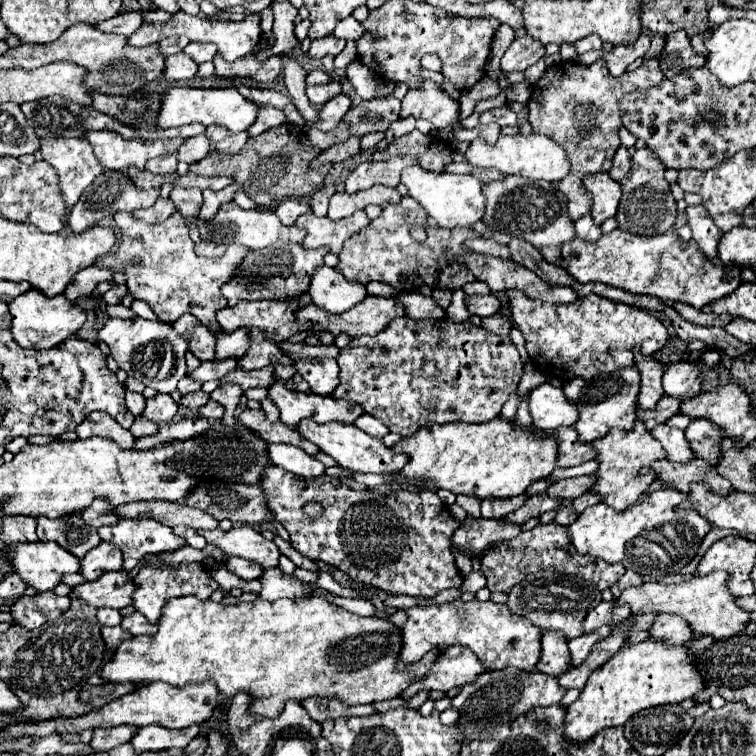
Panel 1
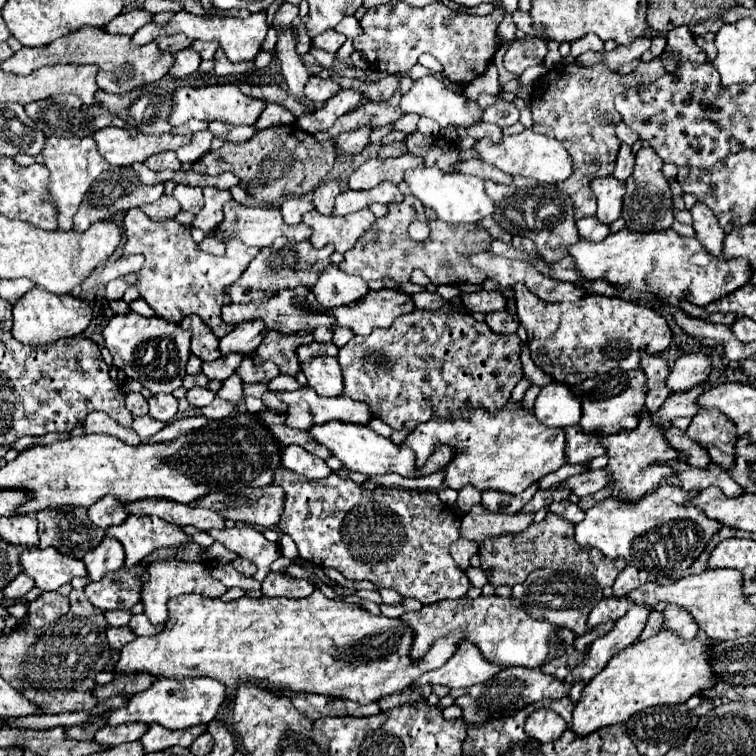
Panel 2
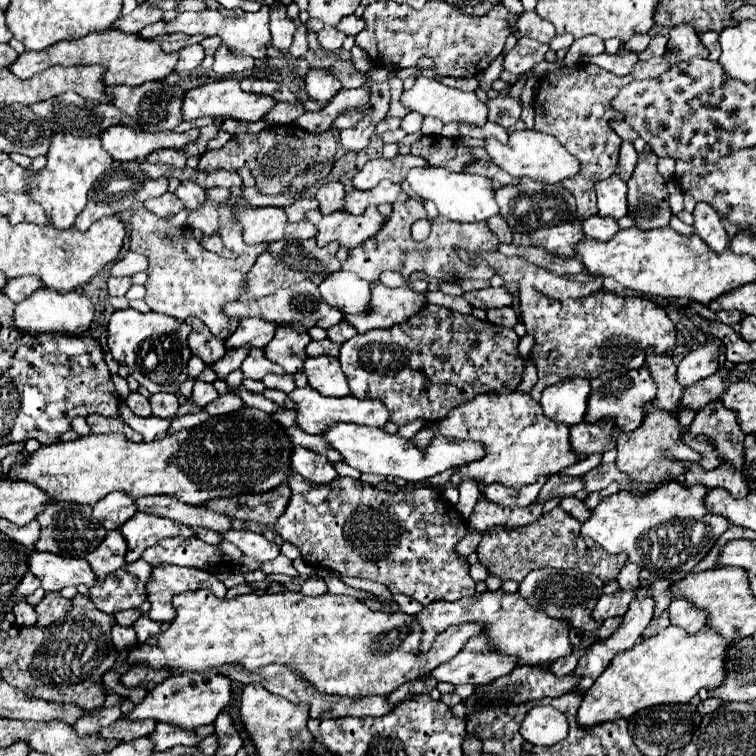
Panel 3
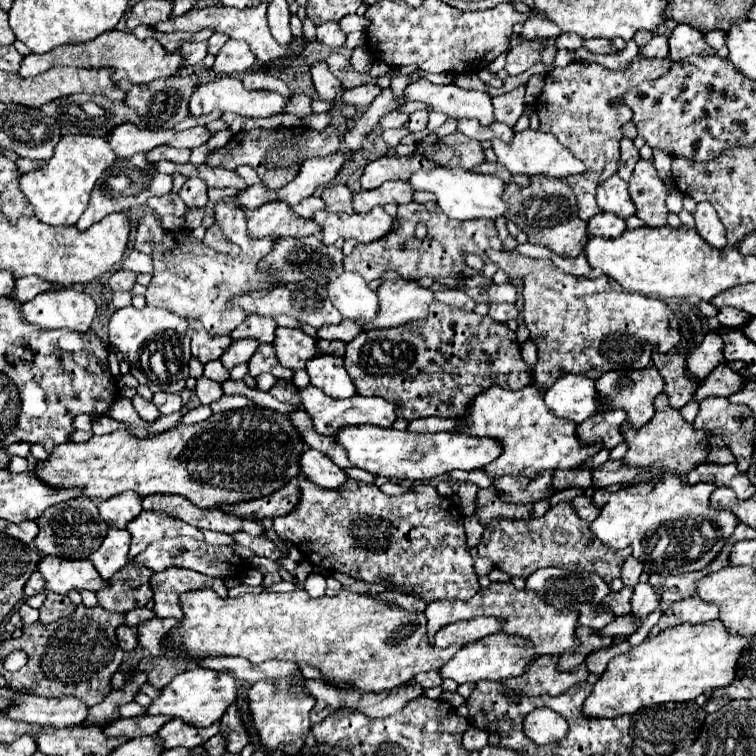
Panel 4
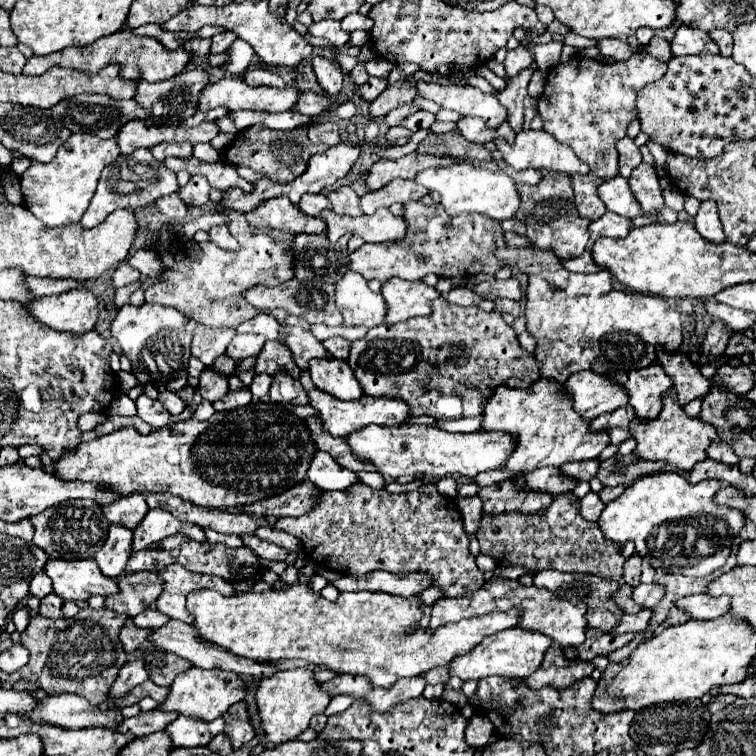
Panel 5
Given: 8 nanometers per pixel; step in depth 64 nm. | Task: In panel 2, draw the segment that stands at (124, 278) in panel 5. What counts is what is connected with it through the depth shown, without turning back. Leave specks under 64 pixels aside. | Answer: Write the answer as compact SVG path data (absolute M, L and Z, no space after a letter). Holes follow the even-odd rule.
M118 278L118 280L112 280L106 284L106 298L108 300L120 300L124 296L124 290L128 288L128 282Z

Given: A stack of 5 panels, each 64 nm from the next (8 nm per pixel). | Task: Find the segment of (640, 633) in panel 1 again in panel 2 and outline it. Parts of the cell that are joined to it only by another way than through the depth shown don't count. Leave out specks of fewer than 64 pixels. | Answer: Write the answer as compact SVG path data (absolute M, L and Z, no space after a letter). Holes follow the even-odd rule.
M652 612L652 616L648 616L648 624L644 626L644 632L640 634L638 640L650 638L654 634L658 634L662 630L662 622L664 622L664 614L662 612Z

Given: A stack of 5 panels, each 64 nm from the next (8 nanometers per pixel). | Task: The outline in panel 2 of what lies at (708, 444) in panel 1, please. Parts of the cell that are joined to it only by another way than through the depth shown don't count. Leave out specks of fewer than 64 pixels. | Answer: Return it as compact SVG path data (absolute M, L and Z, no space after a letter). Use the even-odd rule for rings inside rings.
M700 410L692 424L686 430L692 440L704 444L712 462L722 468L732 468L734 460L734 444L736 444L736 426L718 410Z

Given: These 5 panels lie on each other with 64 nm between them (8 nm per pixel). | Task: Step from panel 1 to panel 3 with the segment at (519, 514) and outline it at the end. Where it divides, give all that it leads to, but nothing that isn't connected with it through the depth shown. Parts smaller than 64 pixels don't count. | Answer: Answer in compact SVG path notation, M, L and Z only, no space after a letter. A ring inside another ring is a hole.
M554 474L554 476L548 478L546 486L542 488L542 492L538 496L538 502L546 502L554 496L570 496L570 494L576 494L580 490L584 490L584 480L580 476L570 478L570 476Z

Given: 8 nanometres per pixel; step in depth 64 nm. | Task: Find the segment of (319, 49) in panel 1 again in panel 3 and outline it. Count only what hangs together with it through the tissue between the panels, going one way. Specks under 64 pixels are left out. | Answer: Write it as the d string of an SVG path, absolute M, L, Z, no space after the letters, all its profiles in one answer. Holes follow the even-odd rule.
M324 26L320 32L318 32L318 40L320 40L320 46L324 50L340 50L342 48L342 42L344 42L346 34L342 34L340 30L336 30L334 26Z

